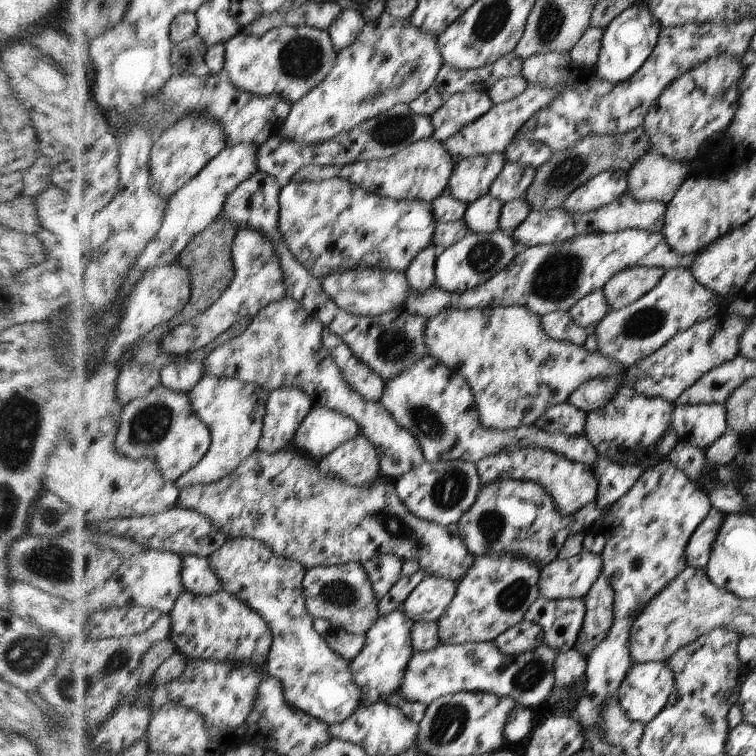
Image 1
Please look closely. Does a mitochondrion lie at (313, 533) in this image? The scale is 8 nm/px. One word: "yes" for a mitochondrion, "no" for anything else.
no

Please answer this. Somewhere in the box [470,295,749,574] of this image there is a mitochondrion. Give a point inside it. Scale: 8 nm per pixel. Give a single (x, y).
(645, 323)

